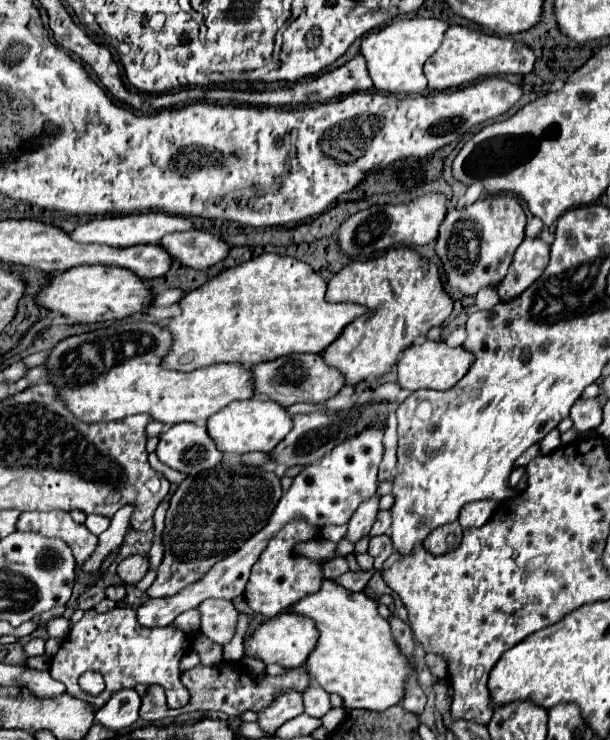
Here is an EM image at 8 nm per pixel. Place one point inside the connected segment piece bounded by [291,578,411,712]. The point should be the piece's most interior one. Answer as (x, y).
(355, 657)

